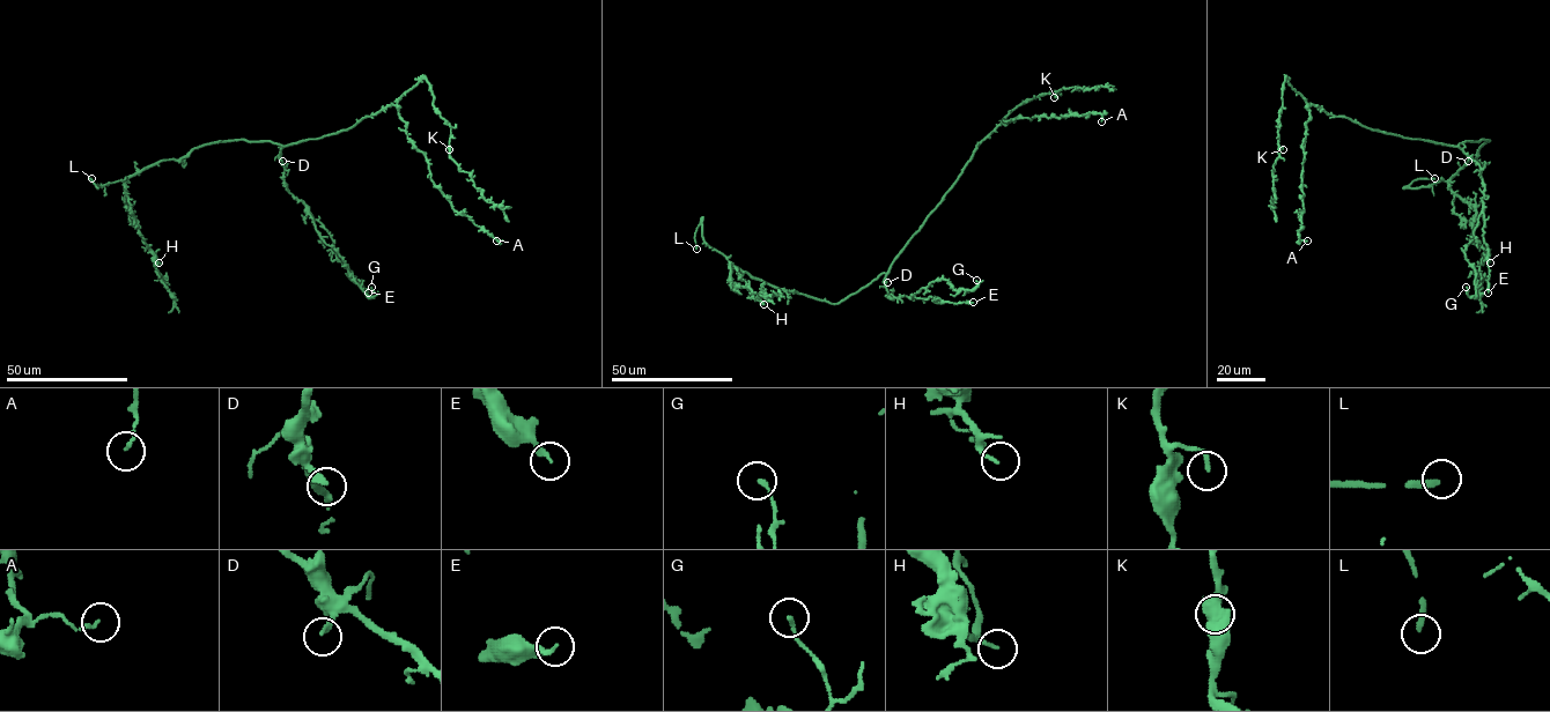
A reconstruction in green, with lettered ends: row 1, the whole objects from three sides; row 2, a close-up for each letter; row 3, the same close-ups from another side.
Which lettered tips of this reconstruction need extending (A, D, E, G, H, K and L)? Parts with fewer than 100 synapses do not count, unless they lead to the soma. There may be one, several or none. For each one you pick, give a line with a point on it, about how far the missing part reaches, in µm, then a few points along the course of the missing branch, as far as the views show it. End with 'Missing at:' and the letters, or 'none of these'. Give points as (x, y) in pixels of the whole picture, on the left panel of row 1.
L: Place: (91, 178). Missing length about 15 µm
Missing at: L

